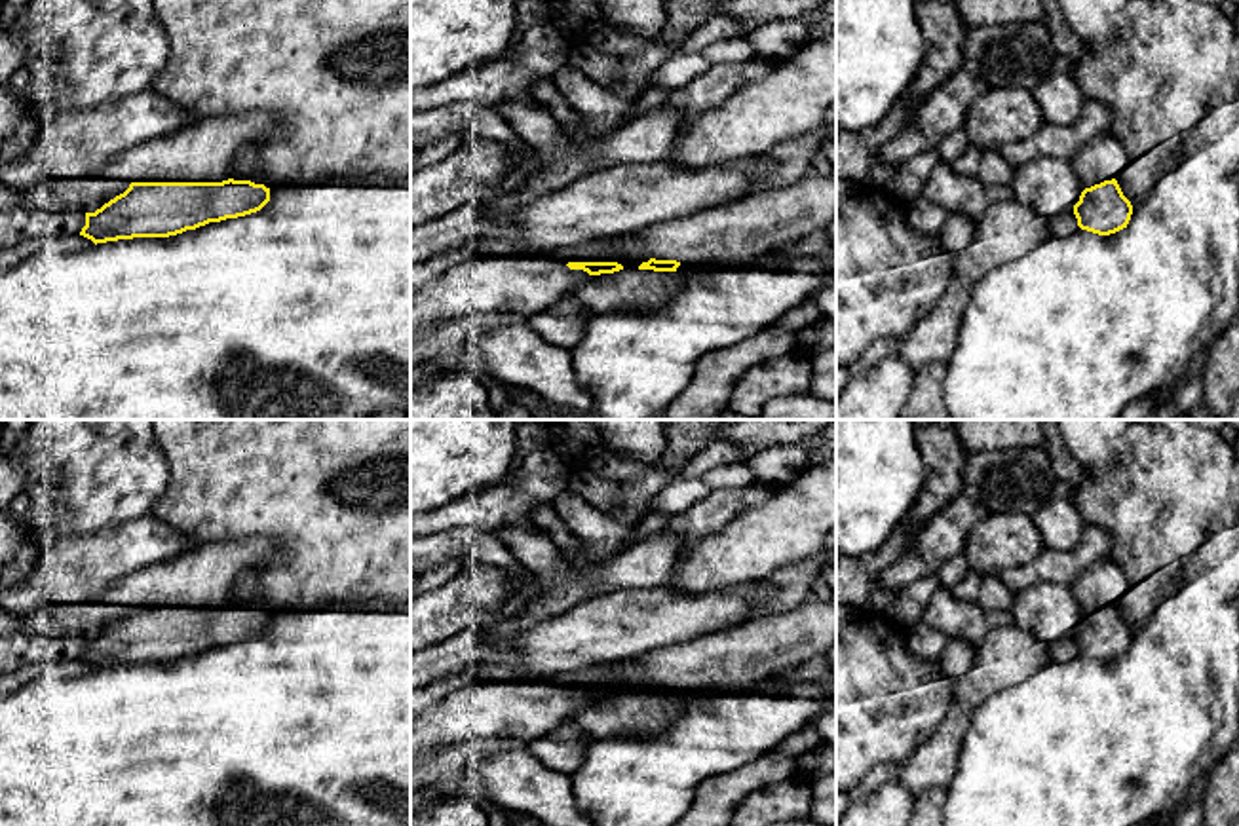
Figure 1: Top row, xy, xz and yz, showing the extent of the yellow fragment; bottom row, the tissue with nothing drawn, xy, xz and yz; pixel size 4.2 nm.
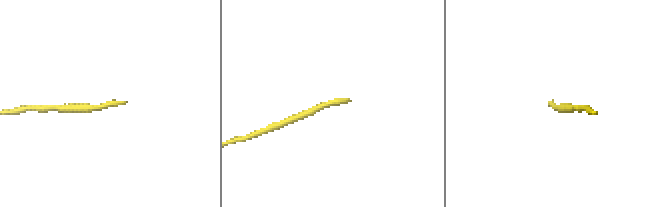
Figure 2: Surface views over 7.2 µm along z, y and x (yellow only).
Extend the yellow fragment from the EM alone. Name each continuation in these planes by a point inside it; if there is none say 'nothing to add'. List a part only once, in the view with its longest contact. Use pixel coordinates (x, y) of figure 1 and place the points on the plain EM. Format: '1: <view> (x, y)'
1: xz (757, 650)

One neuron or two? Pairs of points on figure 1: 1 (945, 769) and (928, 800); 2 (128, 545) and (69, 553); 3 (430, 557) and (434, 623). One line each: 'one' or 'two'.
1: two
2: one
3: two

